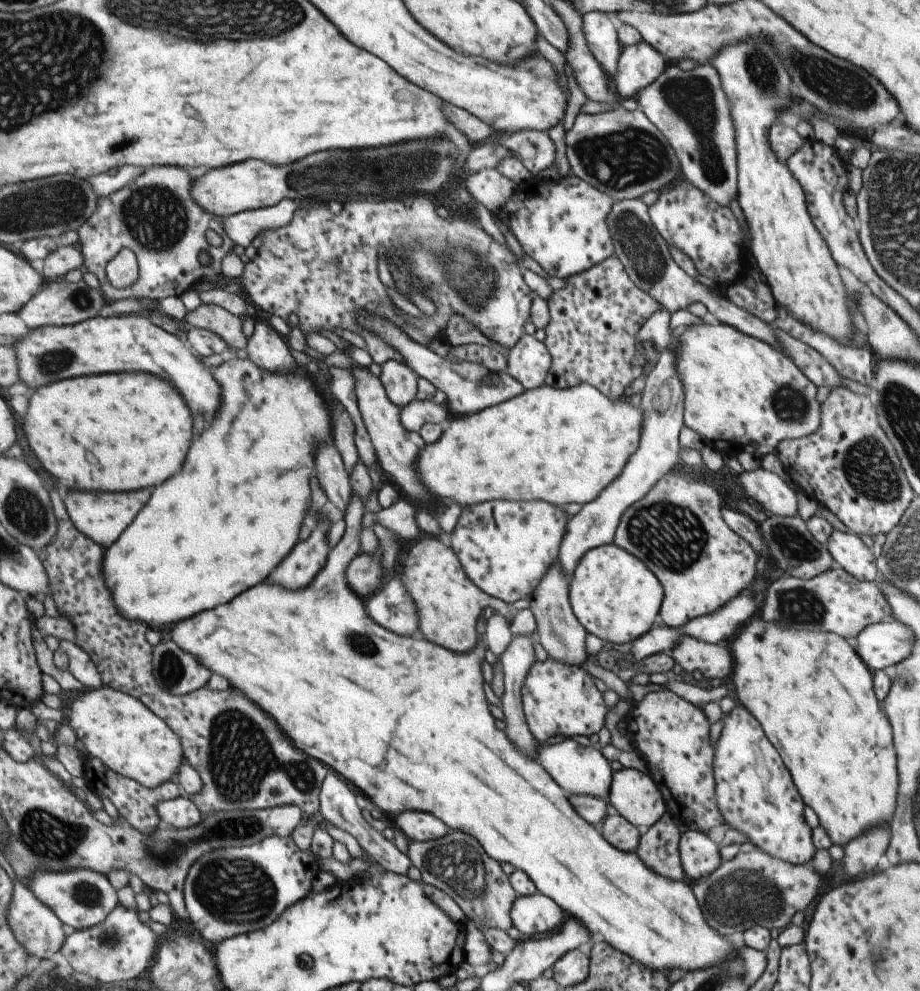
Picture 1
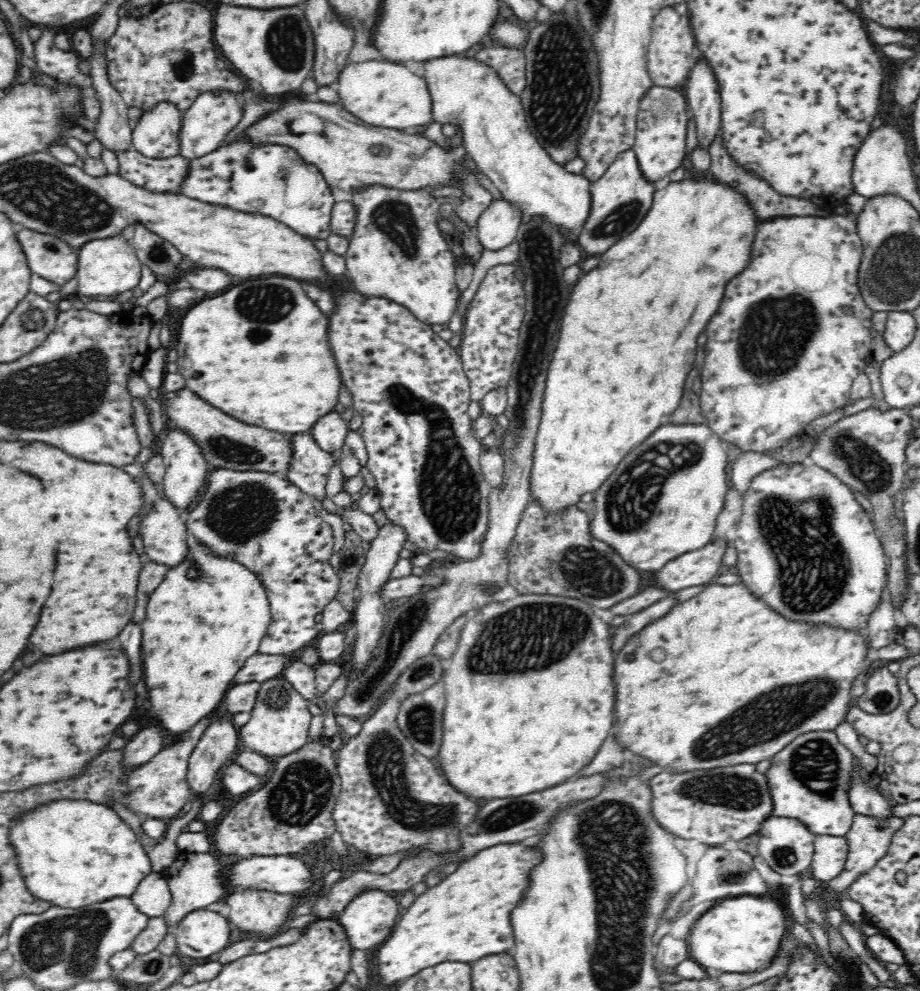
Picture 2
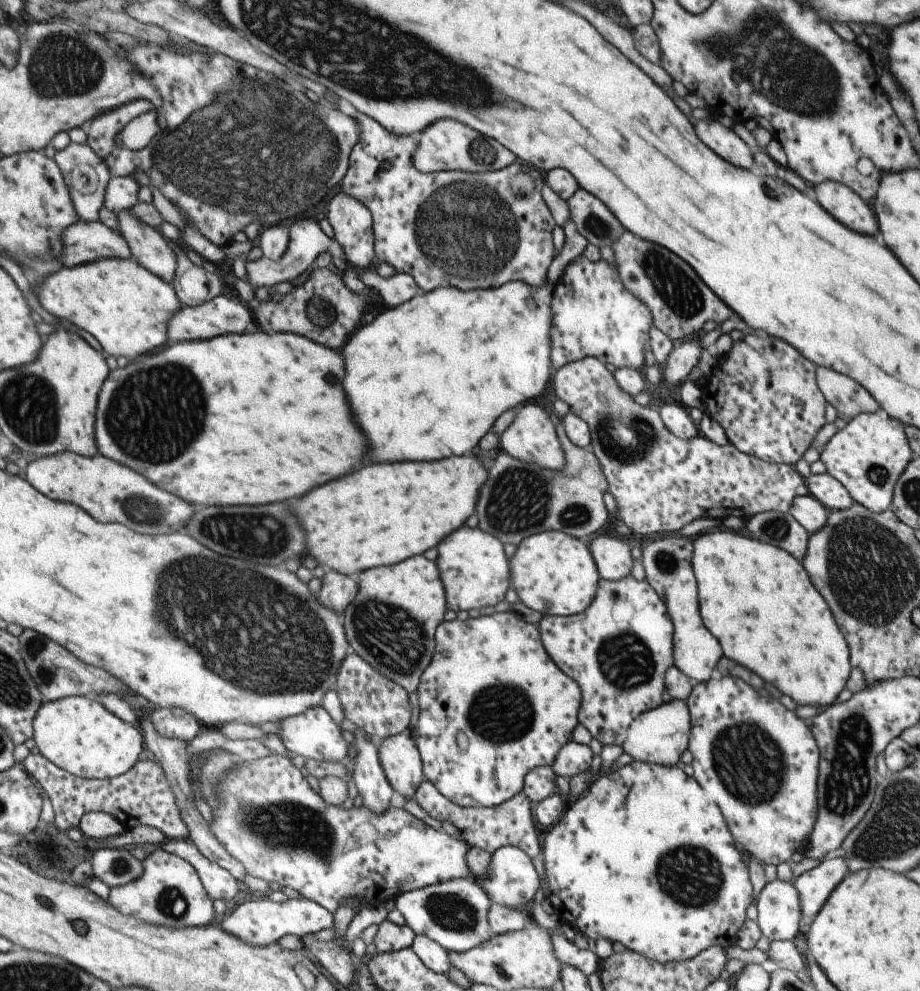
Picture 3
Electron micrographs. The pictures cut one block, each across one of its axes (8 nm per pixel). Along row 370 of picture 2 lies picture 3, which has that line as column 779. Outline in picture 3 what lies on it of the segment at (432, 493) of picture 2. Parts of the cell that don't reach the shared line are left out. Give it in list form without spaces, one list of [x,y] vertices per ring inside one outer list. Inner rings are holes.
[[[761,333],[756,334],[756,336],[745,334],[742,340],[733,341],[729,352],[723,359],[719,360],[715,364],[711,375],[707,379],[707,383],[701,388],[704,398],[707,400],[704,404],[706,406],[704,408],[705,414],[721,426],[728,442],[739,452],[761,459],[763,462],[793,466],[795,462],[803,456],[803,452],[805,452],[805,450],[807,450],[810,446],[811,441],[817,434],[818,430],[825,424],[824,415],[826,400],[823,398],[821,391],[817,388],[815,380],[815,367],[816,365],[809,362],[806,358],[803,358],[797,350],[795,350],[792,346],[789,346],[789,343],[786,343],[781,339],[773,338],[767,334]]]

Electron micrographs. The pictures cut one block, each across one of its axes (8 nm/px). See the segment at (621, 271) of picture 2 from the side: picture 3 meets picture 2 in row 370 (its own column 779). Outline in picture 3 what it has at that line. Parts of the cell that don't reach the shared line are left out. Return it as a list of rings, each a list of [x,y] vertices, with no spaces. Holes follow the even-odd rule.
[[[715,530],[715,532],[701,533],[692,536],[690,539],[692,544],[692,557],[690,558],[690,567],[696,580],[697,600],[699,607],[699,614],[706,629],[718,640],[721,646],[723,656],[735,660],[737,664],[749,668],[751,672],[755,672],[759,678],[763,678],[765,682],[773,684],[779,692],[787,694],[793,702],[798,705],[815,705],[823,710],[827,706],[833,704],[835,697],[844,688],[845,681],[849,676],[850,667],[848,661],[848,646],[841,631],[835,626],[829,608],[825,606],[823,598],[819,596],[819,592],[811,586],[805,569],[801,562],[789,556],[785,550],[777,548],[776,546],[758,541],[756,538],[749,538],[737,532],[729,532],[729,530]]]

